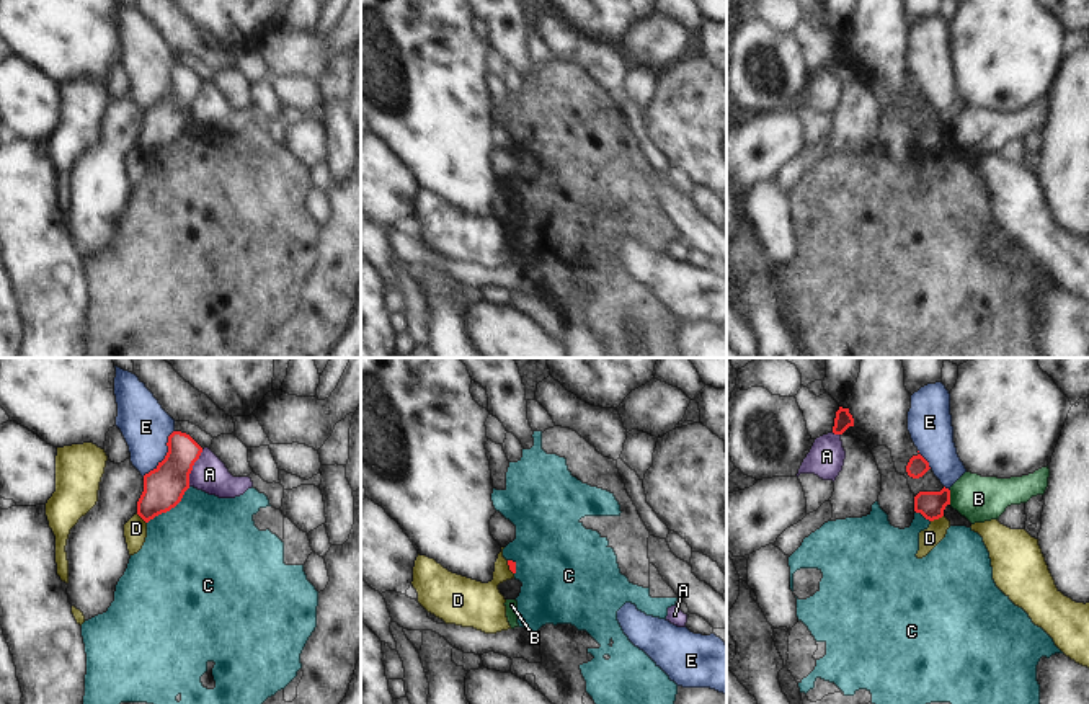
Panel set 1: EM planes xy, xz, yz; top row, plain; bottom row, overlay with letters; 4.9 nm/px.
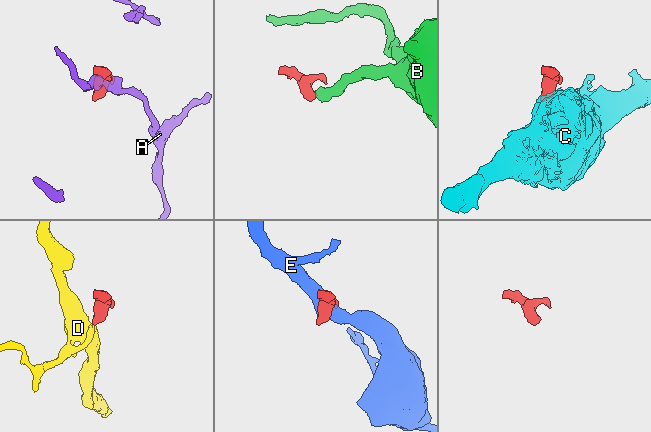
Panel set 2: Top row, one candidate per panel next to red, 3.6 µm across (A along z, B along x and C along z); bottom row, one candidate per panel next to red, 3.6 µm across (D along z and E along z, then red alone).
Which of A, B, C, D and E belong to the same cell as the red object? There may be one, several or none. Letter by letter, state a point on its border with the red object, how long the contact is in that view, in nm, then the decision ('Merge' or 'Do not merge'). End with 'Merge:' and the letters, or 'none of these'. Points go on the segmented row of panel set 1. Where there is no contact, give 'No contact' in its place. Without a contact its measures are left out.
A: Touches red at xy (191, 467). Shared border 200 nm. Do not merge
B: Touches red at yz (949, 497). Shared border 70 nm. Do not merge
C: Touches red at xy (170, 508). Shared border 280 nm. Do not merge
D: Touches red at yz (936, 518). Shared border 70 nm. Do not merge
E: Touches red at xy (167, 454). Shared border 280 nm. Do not merge
Merge: none of these

